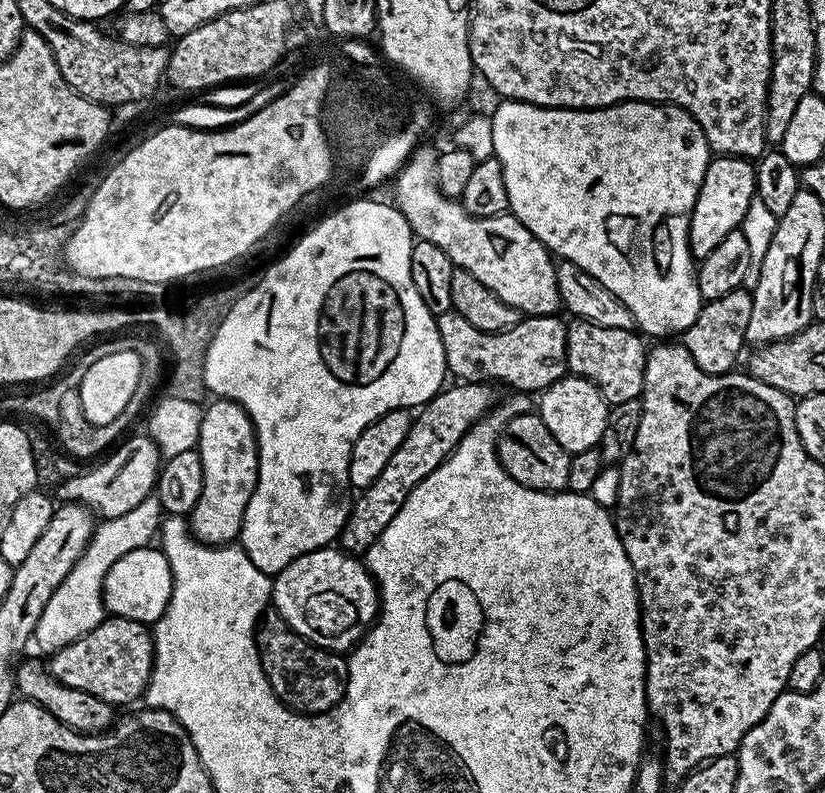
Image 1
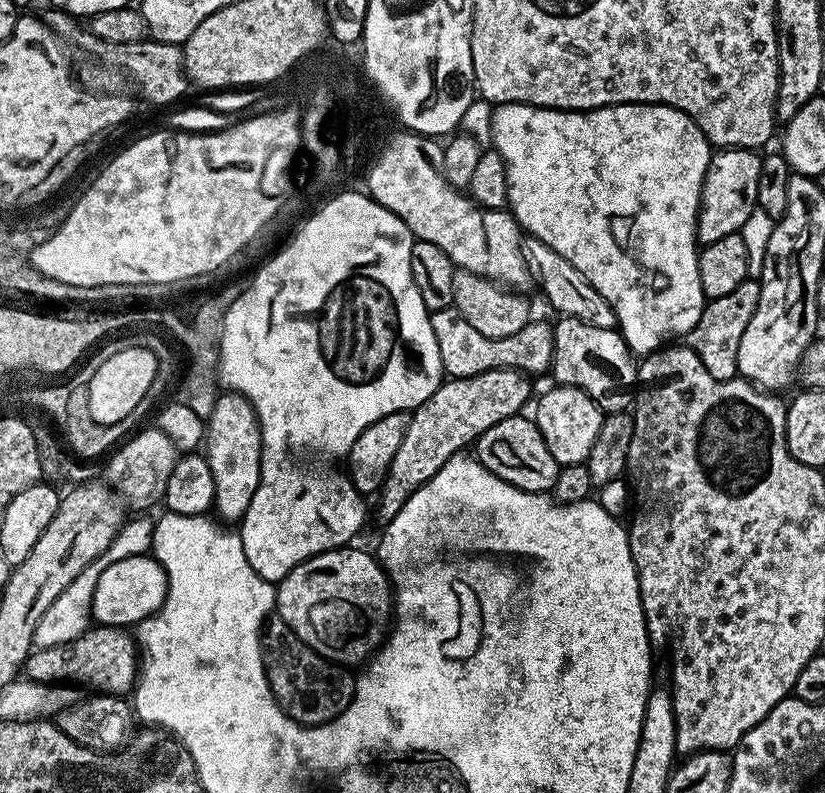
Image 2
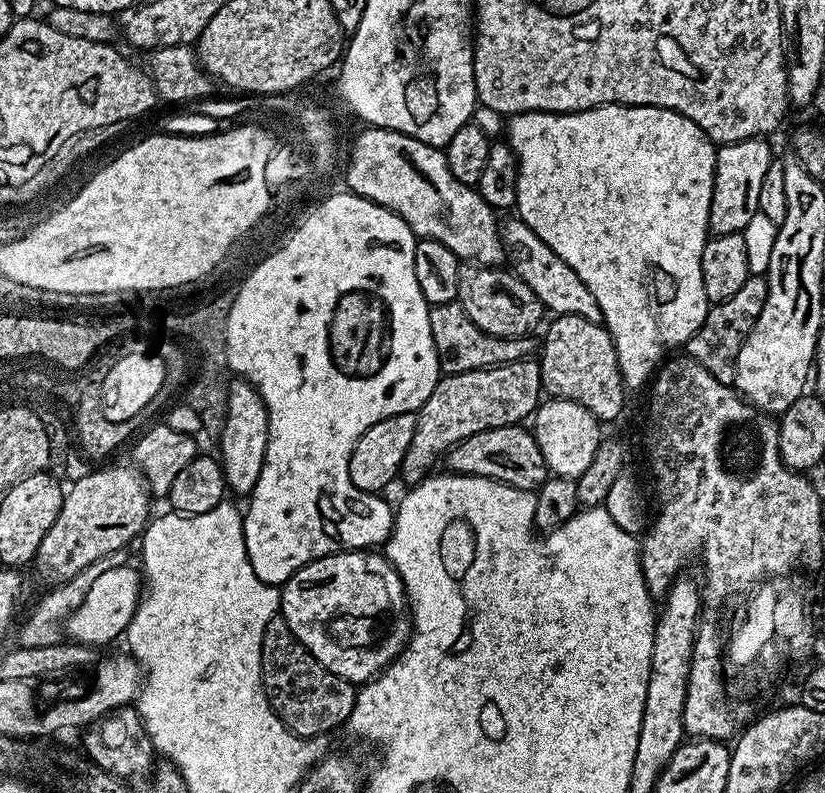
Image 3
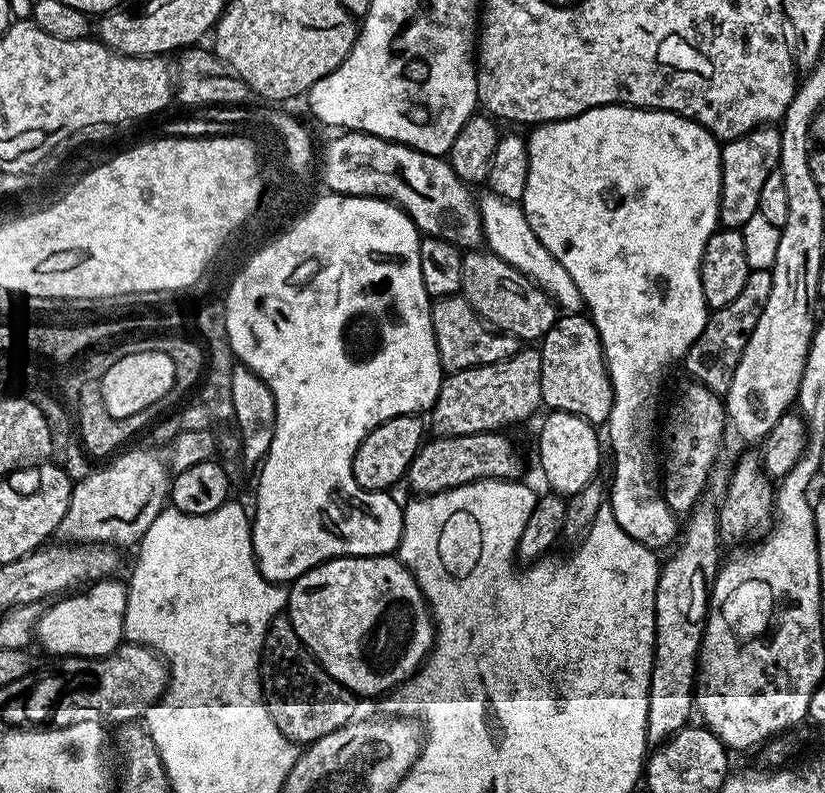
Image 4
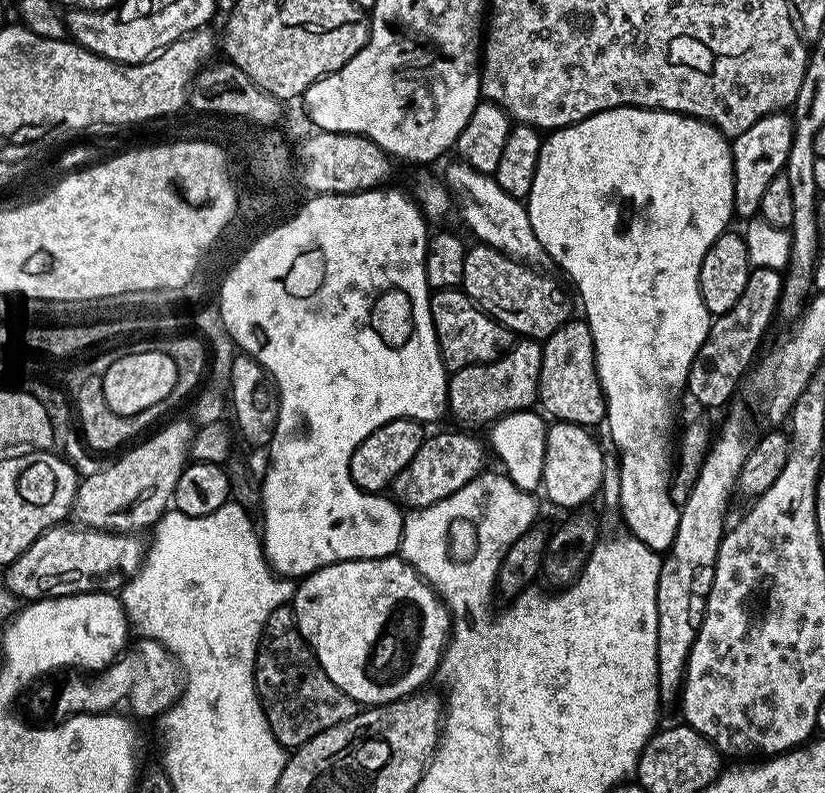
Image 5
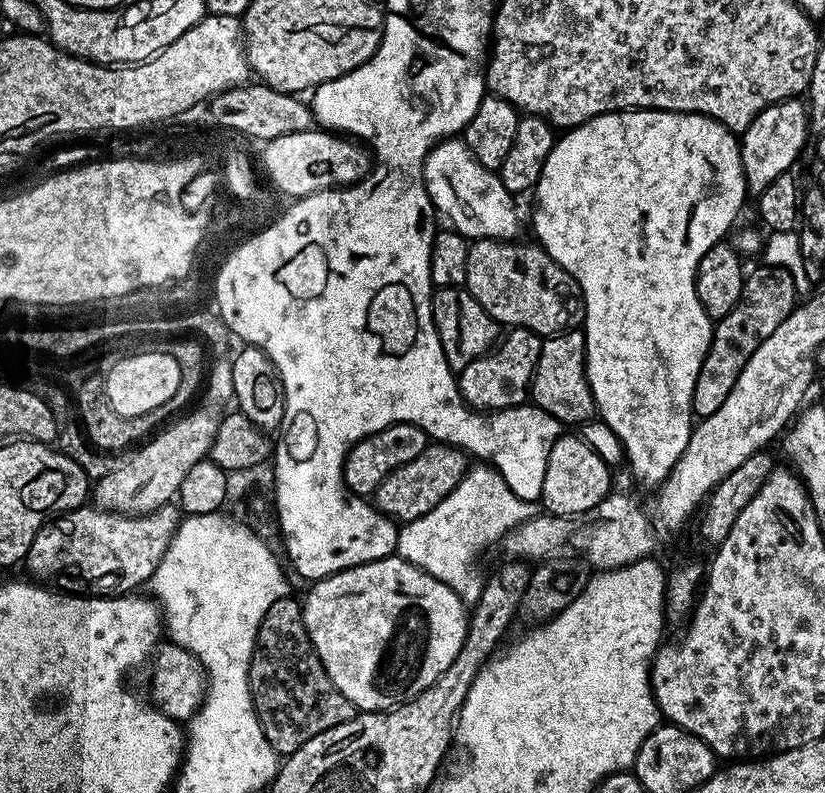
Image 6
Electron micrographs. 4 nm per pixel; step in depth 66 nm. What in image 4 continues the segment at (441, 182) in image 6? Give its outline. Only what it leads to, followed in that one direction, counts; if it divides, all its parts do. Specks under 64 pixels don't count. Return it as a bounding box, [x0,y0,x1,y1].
[478,191,585,313]

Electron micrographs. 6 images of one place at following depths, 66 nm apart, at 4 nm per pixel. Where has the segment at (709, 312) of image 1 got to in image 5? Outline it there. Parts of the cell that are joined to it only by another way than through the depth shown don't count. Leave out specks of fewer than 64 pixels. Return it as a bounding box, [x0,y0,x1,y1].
[686,269,784,408]

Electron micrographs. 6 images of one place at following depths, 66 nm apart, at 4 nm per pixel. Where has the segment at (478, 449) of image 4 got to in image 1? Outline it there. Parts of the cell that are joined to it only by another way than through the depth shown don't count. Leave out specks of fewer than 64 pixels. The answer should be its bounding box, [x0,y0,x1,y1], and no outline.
[496,411,572,492]

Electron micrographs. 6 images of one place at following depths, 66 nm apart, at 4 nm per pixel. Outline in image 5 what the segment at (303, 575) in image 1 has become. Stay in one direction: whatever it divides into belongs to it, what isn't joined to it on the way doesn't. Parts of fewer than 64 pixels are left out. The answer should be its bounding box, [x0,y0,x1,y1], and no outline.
[290,554,453,706]

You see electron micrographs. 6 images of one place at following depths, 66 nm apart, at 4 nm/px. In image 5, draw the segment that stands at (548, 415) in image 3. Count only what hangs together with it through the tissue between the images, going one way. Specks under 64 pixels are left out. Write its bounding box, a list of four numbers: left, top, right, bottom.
[542,420,604,510]

